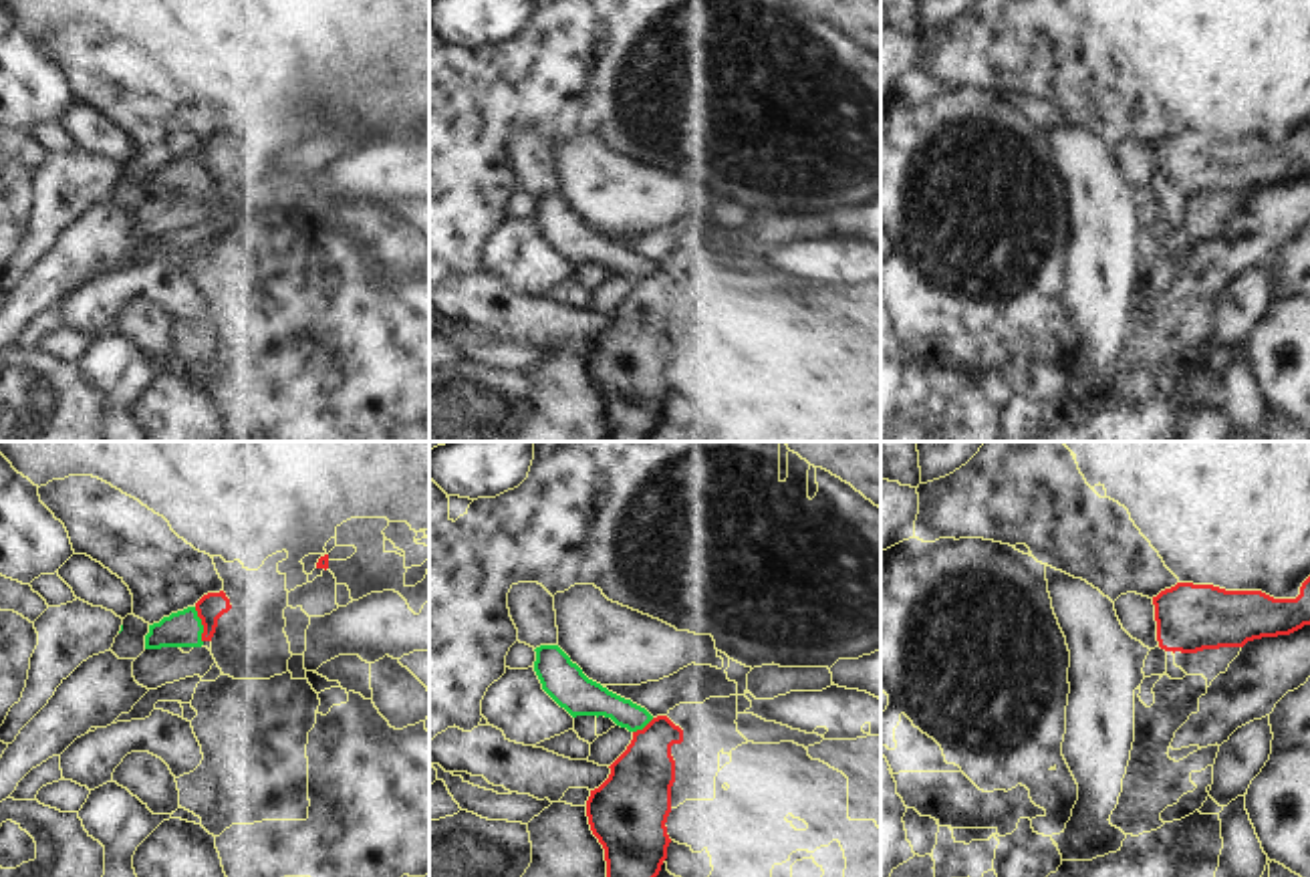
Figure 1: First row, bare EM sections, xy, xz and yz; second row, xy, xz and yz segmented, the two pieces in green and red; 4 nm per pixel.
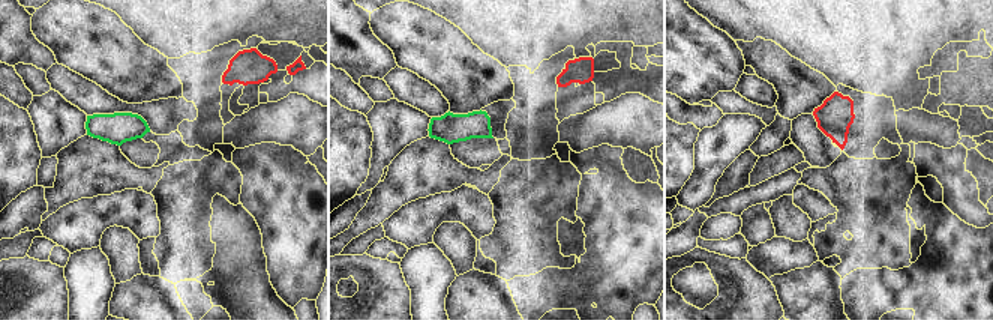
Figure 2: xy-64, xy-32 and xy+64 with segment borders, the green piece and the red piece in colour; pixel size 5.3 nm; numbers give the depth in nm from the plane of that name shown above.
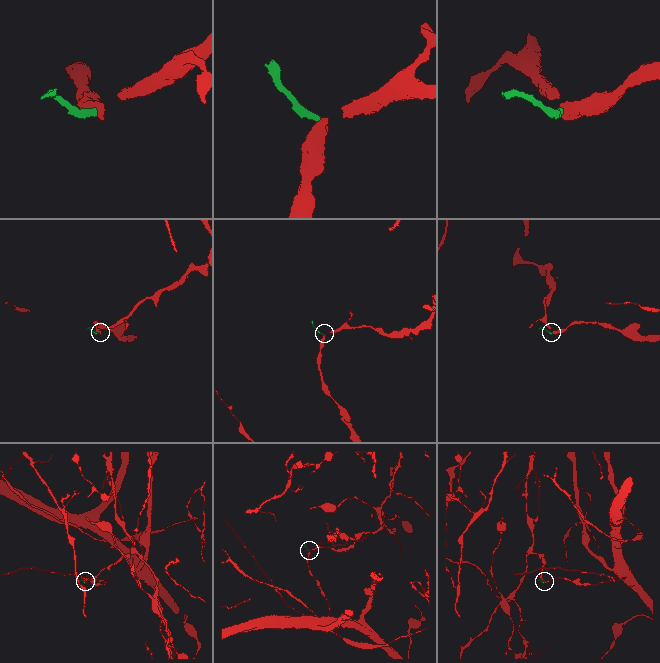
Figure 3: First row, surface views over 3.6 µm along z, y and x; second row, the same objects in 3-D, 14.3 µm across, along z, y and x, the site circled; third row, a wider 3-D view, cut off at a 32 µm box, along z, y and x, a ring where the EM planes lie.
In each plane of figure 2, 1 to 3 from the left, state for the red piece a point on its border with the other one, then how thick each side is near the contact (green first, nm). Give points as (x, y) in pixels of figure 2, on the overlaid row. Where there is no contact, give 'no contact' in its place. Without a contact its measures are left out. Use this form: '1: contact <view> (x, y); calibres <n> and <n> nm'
1: no contact
2: no contact
3: no contact

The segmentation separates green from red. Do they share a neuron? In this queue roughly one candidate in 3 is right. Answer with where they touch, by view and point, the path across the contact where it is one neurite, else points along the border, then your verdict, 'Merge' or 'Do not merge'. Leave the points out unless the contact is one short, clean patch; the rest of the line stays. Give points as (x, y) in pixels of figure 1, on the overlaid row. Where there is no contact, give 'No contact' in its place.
Touches green at xy (202, 625). Boundary: xy (194, 607), (202, 625), (202, 642). Do not merge

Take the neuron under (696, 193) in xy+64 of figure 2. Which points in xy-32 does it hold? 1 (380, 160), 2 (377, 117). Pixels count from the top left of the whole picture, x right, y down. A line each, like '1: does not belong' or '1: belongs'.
1: belongs
2: belongs

